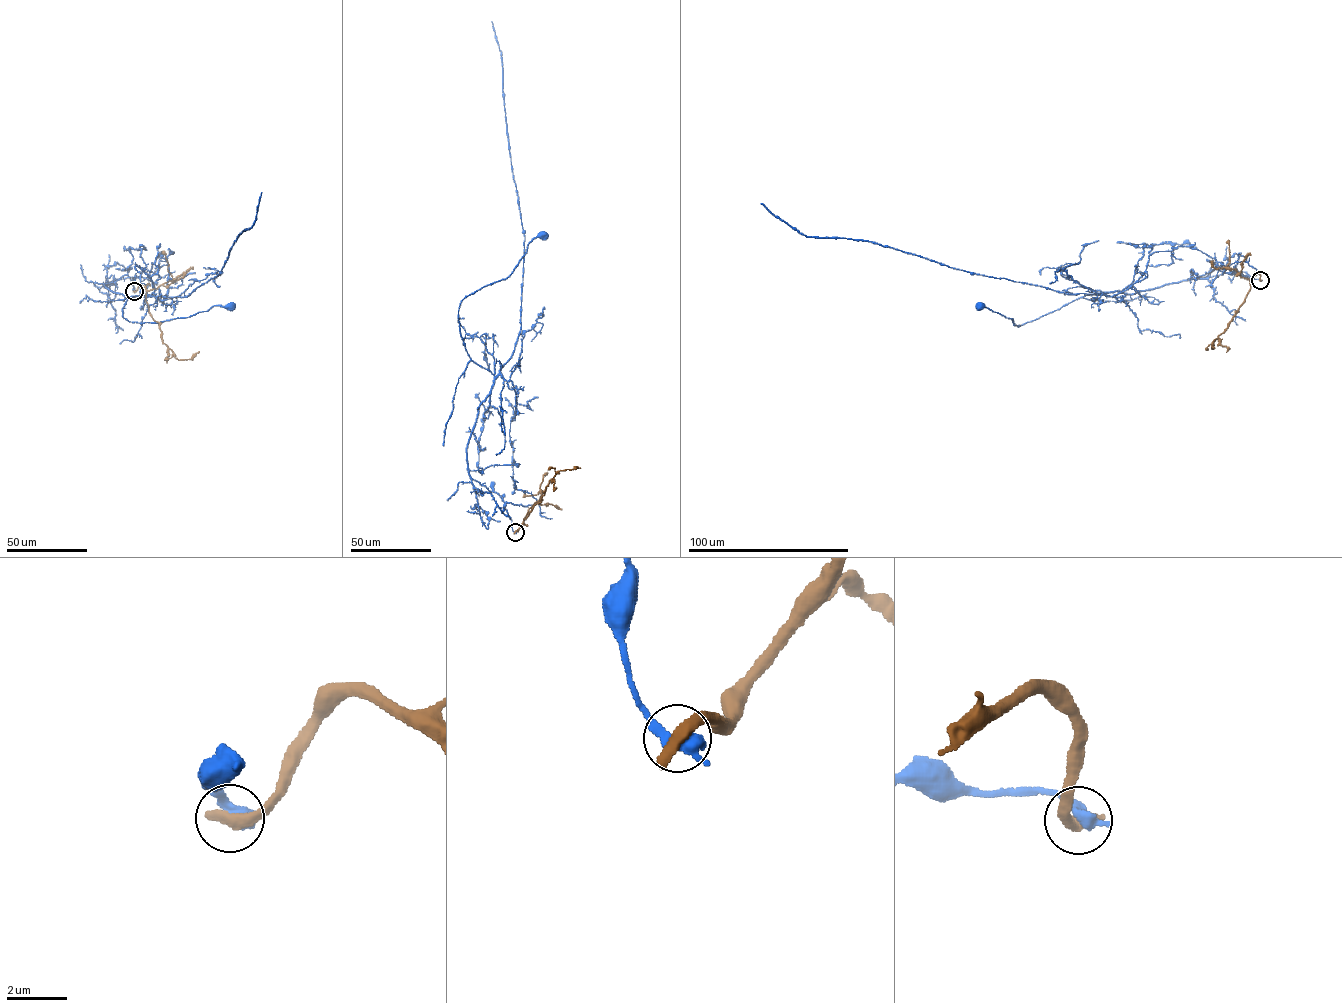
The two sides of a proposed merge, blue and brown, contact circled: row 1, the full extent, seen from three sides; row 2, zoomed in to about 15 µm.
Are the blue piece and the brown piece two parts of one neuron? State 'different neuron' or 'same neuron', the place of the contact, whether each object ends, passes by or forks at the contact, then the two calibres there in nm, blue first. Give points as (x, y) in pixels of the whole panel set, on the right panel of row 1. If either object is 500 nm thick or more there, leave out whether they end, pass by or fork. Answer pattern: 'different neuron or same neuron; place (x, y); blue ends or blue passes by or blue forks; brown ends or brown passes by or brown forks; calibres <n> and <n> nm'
different neuron; place (1260, 280); calibres 500 and 480 nm

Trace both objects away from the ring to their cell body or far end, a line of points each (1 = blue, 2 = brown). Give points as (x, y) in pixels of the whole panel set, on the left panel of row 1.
1: (134, 291), (127, 275), (104, 284), (126, 297), (150, 295), (127, 299), (122, 316), (131, 322), (230, 306)
2: (134, 291), (140, 285), (145, 288), (148, 312), (159, 323), (162, 342), (173, 356), (188, 359), (199, 351)

